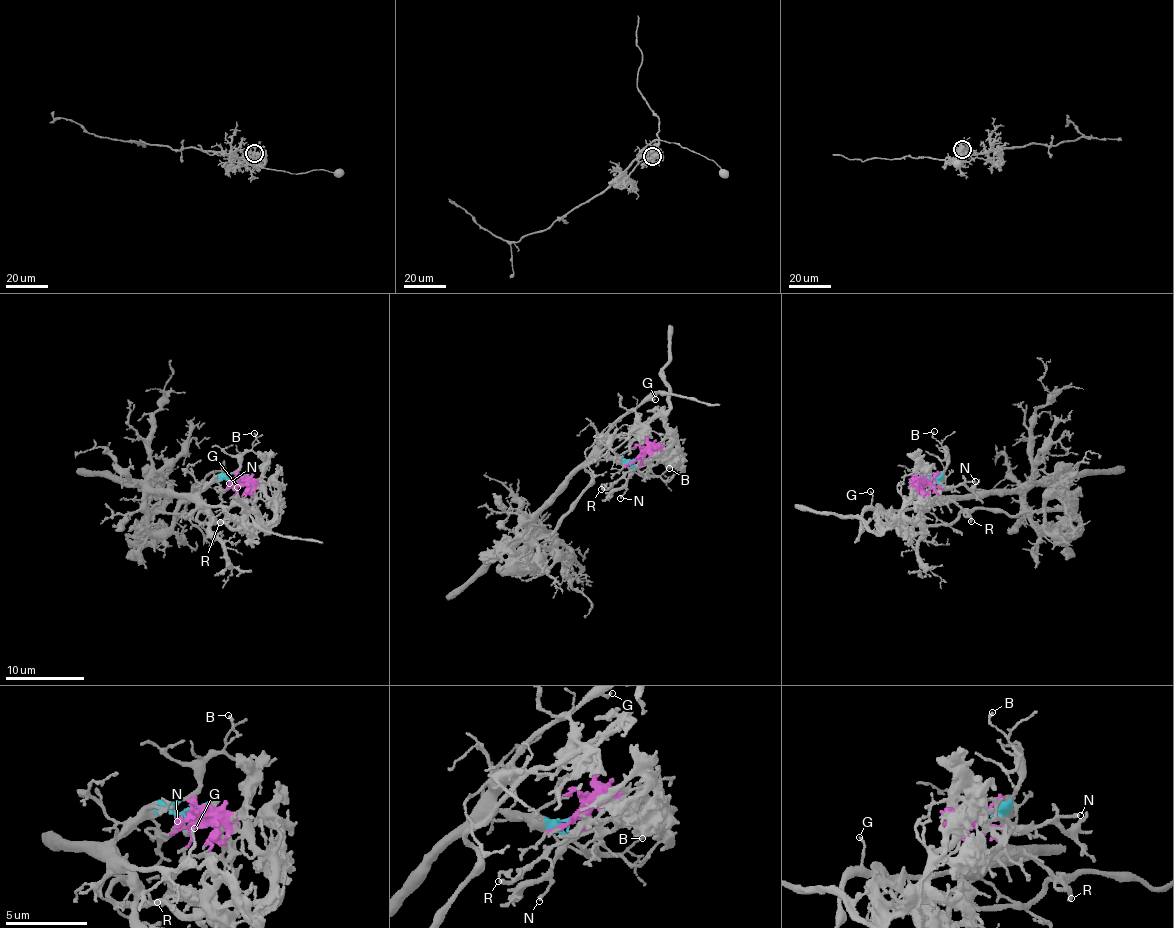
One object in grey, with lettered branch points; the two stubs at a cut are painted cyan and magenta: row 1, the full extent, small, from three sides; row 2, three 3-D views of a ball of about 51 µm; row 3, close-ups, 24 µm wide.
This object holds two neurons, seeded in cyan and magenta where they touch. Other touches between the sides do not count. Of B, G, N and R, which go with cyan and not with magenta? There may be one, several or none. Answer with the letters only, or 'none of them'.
B, G

